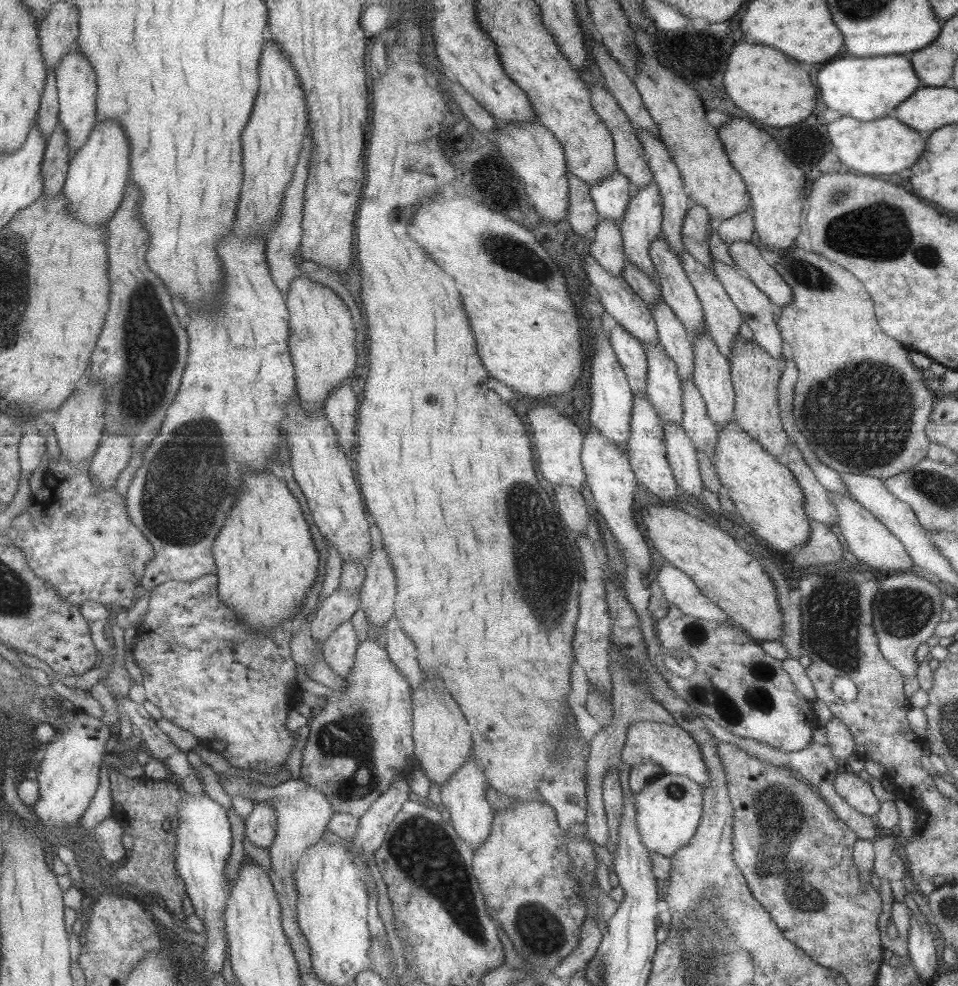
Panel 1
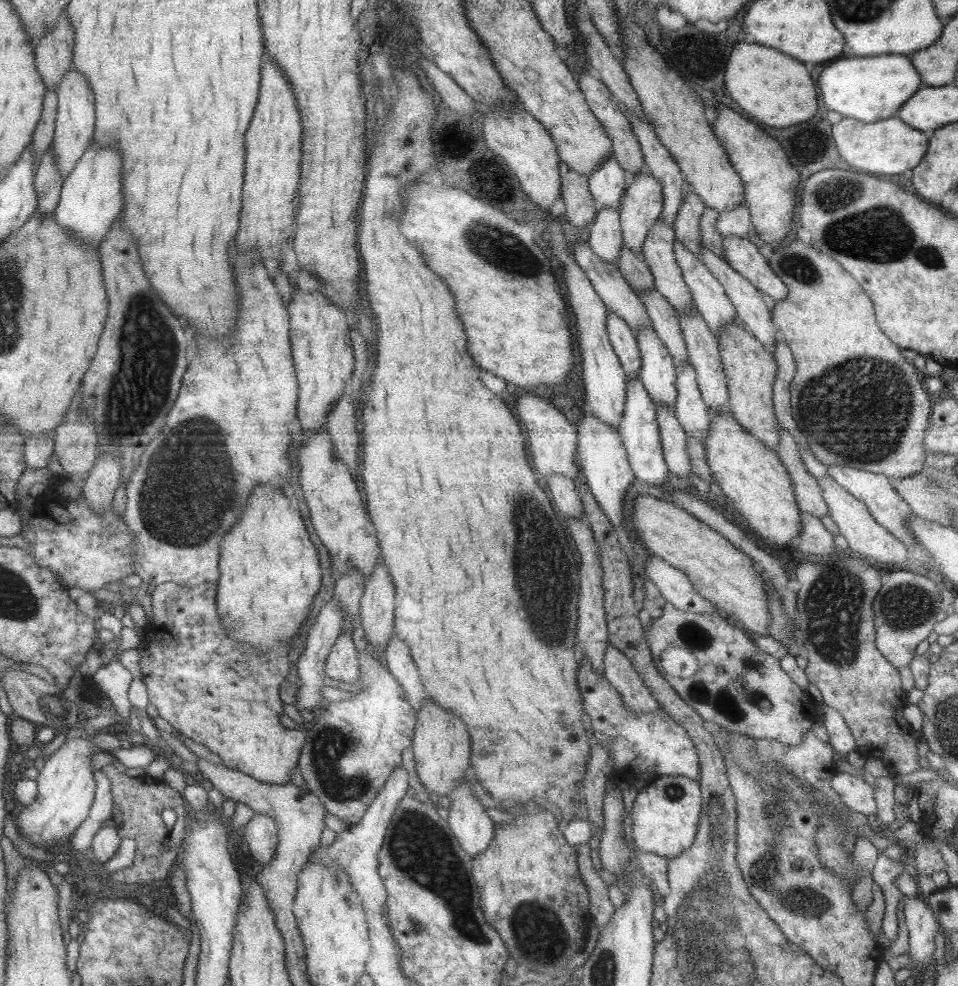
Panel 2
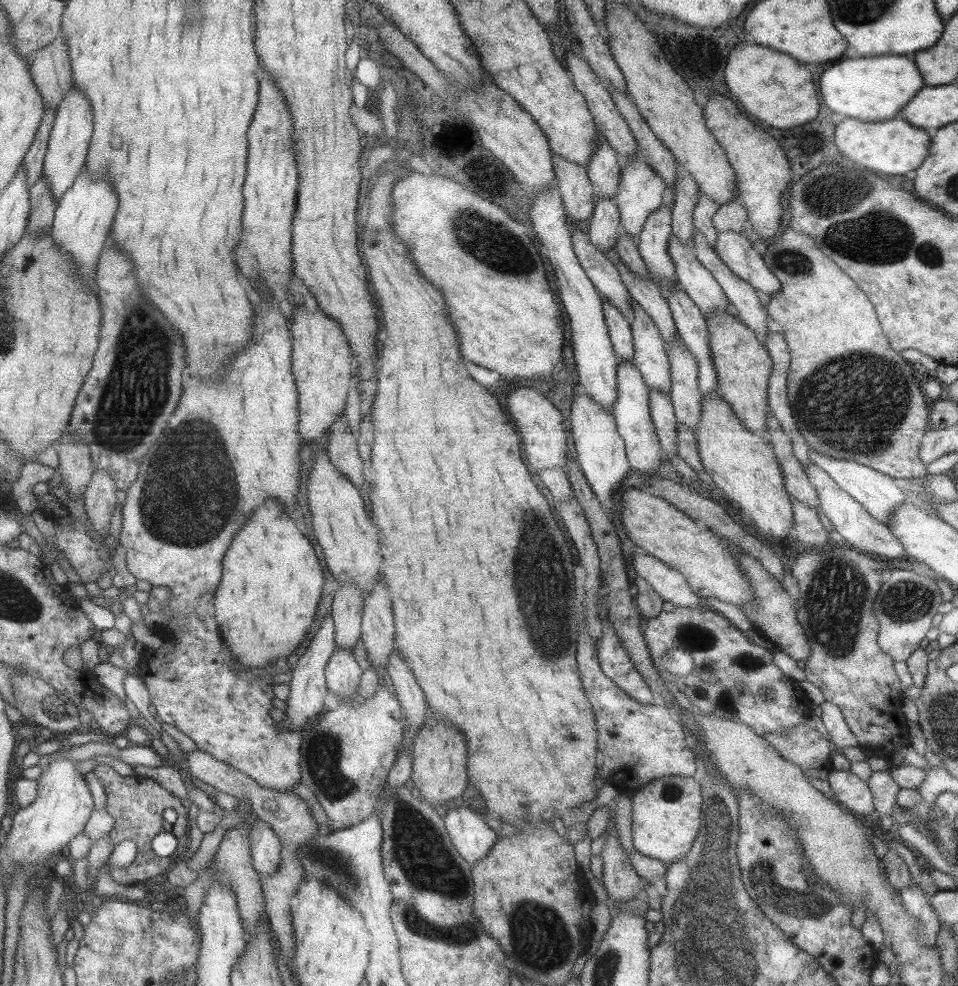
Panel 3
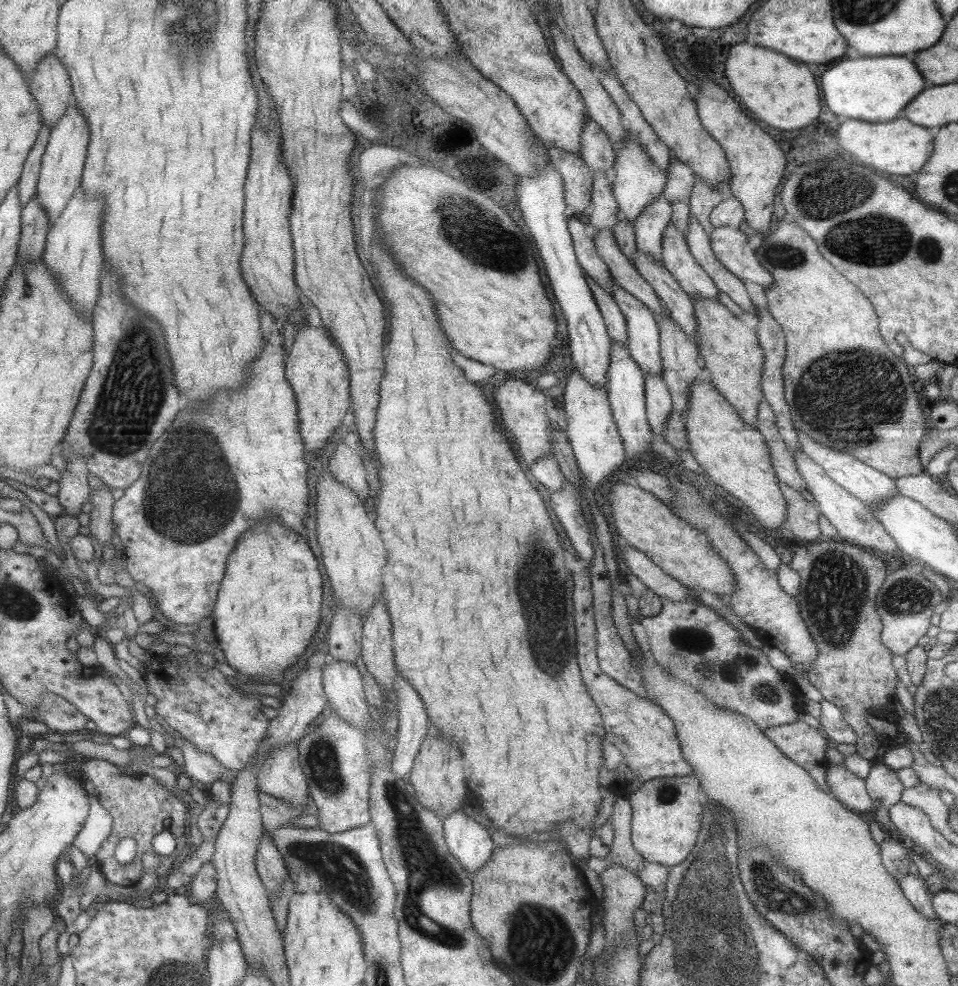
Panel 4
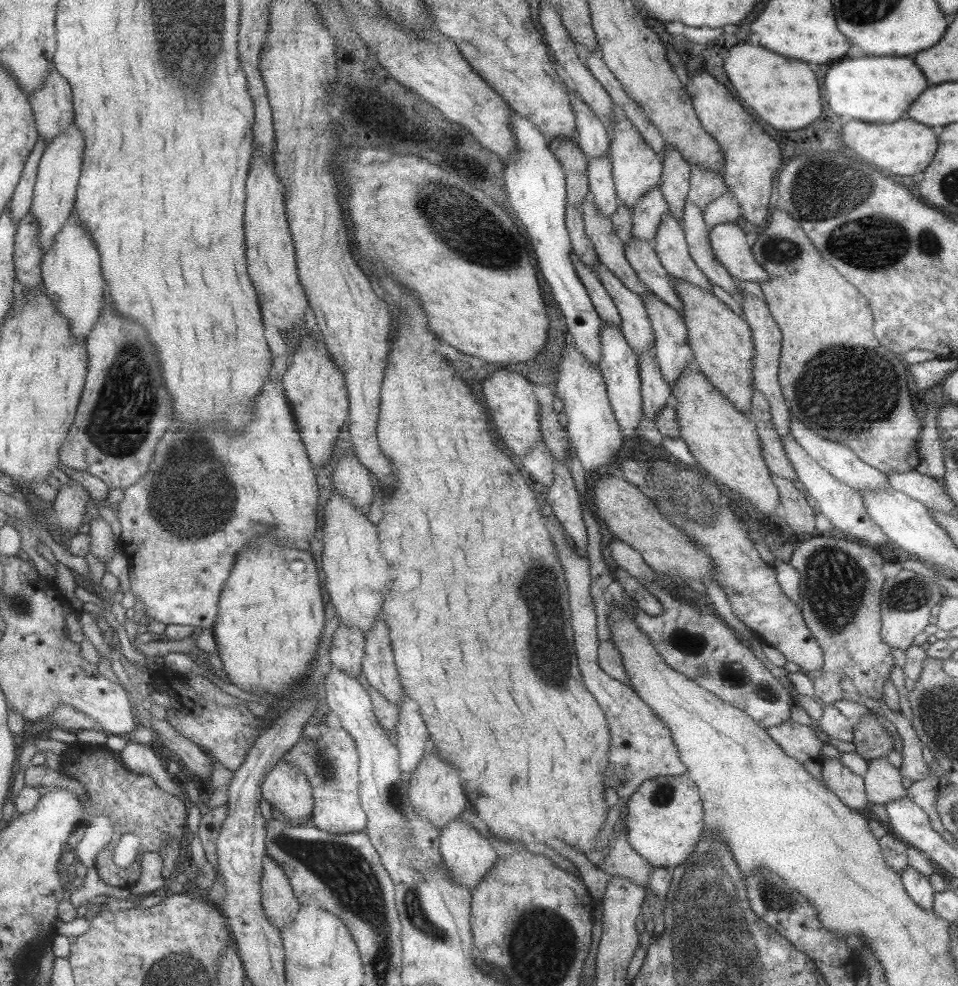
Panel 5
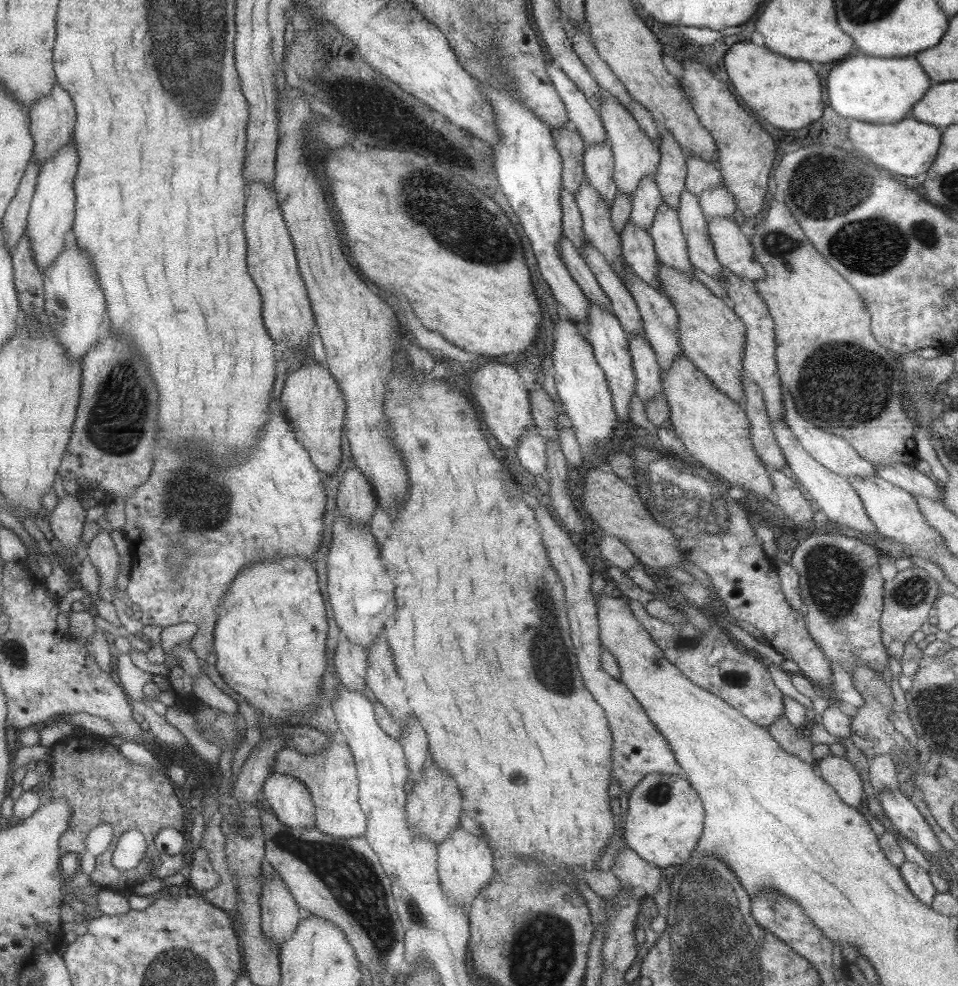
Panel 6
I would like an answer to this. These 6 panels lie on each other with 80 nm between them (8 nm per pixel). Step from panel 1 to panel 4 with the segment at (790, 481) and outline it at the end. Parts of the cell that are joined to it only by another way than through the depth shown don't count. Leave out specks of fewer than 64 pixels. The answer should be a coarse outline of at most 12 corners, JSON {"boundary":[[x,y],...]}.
{"boundary":[[704,378],[683,421],[704,474],[782,528],[763,435]]}

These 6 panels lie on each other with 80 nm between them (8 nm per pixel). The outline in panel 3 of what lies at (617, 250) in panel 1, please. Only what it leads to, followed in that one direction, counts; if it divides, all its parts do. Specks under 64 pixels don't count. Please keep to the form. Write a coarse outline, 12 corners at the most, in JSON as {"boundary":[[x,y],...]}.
{"boundary":[[594,199],[587,230],[604,254],[615,247],[621,224],[616,203]]}

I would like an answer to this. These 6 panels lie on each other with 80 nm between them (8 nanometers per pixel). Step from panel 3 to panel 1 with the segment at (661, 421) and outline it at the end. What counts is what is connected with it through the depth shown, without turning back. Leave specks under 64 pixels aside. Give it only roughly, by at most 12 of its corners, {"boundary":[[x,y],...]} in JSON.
{"boundary":[[662,422],[676,483],[701,497],[697,451],[677,423]]}

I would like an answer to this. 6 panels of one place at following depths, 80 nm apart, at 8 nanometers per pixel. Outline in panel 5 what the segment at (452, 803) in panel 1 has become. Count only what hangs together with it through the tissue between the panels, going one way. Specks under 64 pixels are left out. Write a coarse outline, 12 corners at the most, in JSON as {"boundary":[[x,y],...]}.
{"boundary":[[460,816],[440,830],[438,849],[471,892],[497,858]]}

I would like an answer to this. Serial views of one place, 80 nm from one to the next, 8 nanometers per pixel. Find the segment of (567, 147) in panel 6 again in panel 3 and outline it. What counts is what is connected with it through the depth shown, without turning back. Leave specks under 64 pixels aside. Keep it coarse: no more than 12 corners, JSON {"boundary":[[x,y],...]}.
{"boundary":[[553,152],[551,162],[567,219],[592,215],[586,167]]}

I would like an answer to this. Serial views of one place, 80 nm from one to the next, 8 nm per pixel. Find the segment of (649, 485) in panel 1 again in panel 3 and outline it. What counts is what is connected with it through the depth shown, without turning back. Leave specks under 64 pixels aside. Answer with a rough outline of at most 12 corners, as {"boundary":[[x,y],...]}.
{"boundary":[[619,361],[610,413],[631,469],[657,474],[662,459],[649,388]]}

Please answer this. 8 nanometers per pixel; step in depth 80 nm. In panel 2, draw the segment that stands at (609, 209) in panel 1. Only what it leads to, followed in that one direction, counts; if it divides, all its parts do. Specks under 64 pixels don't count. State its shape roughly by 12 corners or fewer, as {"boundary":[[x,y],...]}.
{"boundary":[[615,157],[588,174],[598,207],[617,209],[633,173]]}

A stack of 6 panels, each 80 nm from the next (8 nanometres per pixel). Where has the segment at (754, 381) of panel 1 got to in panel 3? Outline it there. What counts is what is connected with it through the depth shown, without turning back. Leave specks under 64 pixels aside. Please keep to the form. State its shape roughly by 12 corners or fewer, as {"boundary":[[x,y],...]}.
{"boundary":[[725,311],[704,319],[716,394],[766,437],[767,349]]}

